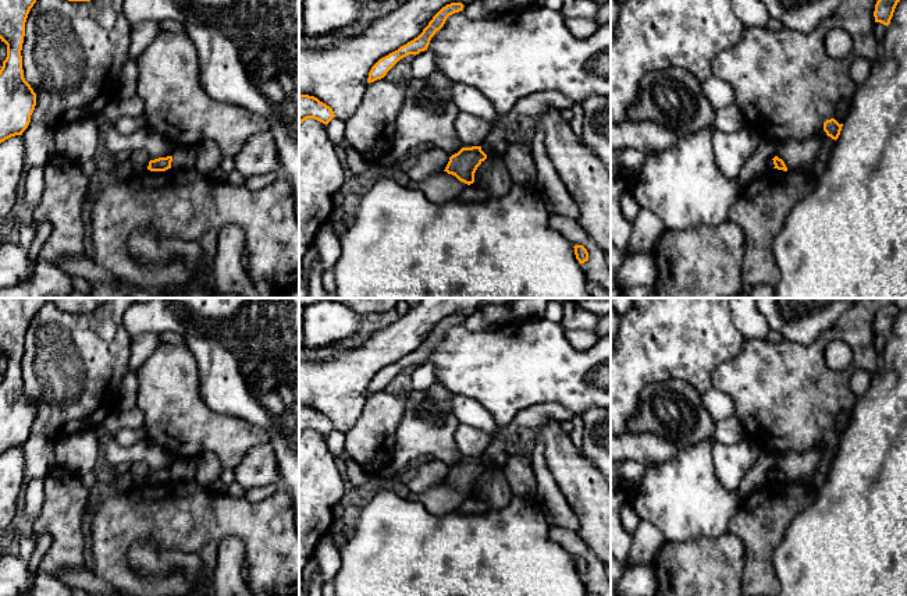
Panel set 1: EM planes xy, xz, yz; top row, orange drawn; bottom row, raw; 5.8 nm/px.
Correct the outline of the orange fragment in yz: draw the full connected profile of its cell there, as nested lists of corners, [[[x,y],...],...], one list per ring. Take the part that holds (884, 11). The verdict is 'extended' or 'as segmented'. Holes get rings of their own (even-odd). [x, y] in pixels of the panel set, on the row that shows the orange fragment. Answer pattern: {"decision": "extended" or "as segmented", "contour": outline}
{"decision": "as segmented", "contour": [[[878,0],[874,11],[875,22],[881,22],[888,26],[899,1],[900,0]]]}

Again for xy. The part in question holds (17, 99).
{"decision": "as segmented", "contour": [[[0,0],[0,39],[7,45],[7,57],[0,70],[0,143],[22,135],[36,106],[36,93],[24,78],[21,56],[25,22],[35,3],[36,0]]]}

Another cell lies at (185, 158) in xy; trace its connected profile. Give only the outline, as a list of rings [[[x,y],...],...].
[[[195,145],[179,148],[177,155],[172,157],[171,168],[181,168],[186,171],[193,170],[196,153],[198,146]]]

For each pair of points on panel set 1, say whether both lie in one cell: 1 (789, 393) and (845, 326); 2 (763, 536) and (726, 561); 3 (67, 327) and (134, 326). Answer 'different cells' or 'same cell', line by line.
1: same cell
2: different cells
3: different cells

